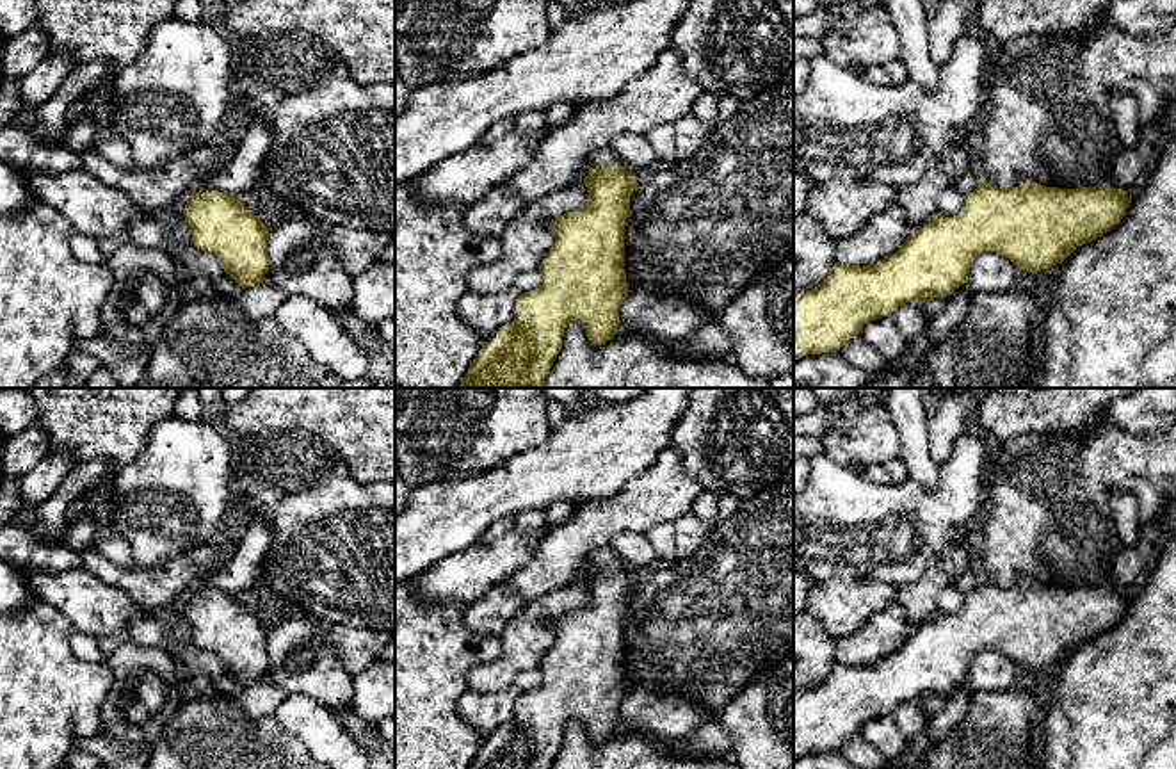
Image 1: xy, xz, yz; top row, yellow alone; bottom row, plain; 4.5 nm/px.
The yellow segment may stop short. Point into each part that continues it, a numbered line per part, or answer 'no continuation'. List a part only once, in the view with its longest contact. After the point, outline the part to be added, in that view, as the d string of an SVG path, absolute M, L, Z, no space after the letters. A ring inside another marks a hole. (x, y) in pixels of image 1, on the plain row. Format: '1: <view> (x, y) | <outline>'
no continuation

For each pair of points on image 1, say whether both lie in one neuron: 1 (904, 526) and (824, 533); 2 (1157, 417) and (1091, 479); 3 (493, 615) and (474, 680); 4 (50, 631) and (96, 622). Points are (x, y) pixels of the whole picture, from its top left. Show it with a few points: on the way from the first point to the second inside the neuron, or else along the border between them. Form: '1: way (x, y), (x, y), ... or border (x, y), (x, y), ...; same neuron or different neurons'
1: way (885, 529), (844, 529); same neuron
2: border (1107, 415), (1134, 433), (1157, 433); different neurons
3: border (527, 604), (499, 636); different neurons
4: border (40, 600), (54, 606), (73, 629); different neurons

